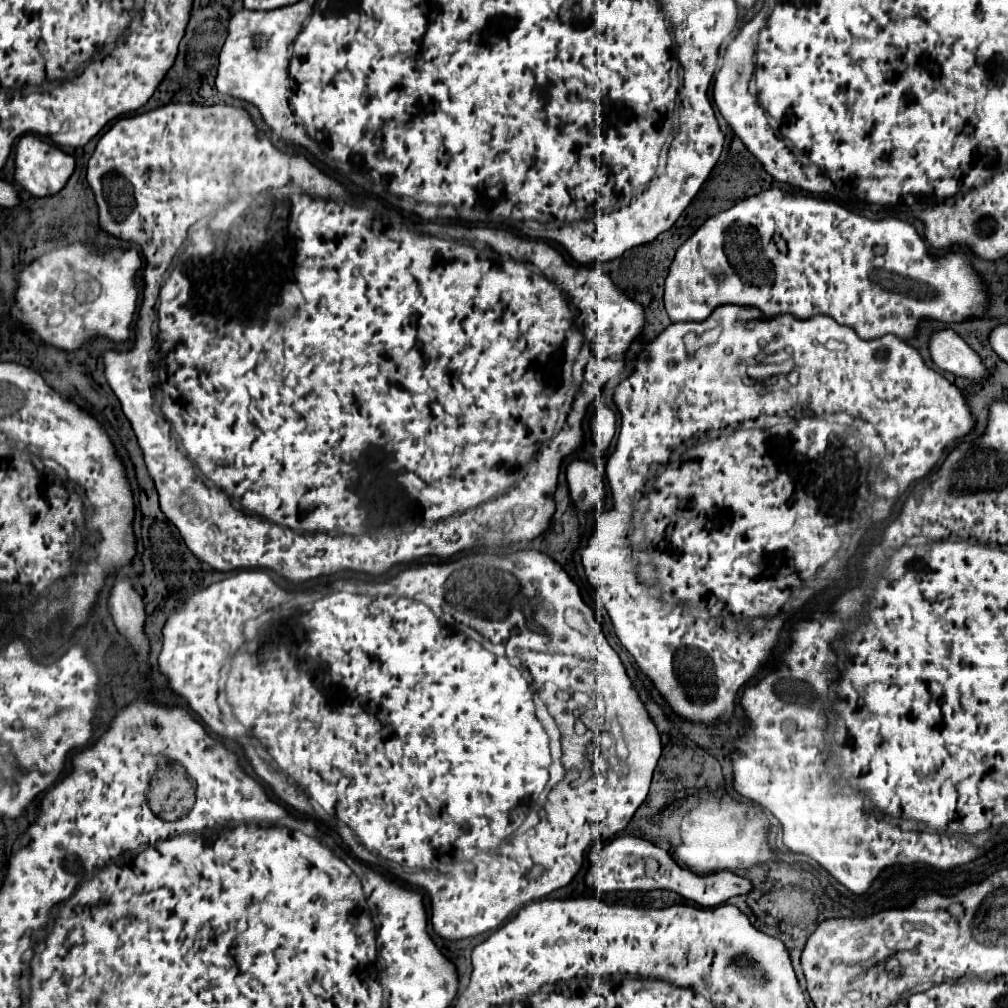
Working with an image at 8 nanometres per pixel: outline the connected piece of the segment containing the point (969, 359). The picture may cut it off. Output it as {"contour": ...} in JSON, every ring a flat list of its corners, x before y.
{"contour":[[940,329,930,335,928,343,932,361,938,369,950,371,958,377,966,377,970,381,980,381,988,377,980,357,966,345,966,341,952,329]]}

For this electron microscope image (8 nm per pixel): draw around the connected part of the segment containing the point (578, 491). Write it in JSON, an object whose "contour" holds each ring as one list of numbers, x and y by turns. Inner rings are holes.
{"contour":[[586,459,570,461,566,469,566,479,570,487,570,497,580,511,588,511,590,507,602,505,604,501,602,475,594,463]]}

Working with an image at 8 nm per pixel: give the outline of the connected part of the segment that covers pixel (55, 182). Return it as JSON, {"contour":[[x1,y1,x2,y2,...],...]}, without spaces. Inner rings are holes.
{"contour":[[36,135,20,137,20,141,14,147,14,181,20,183,34,197,44,197,44,195,58,193,66,185,72,171,74,171,74,157,64,153,56,145,50,145,50,143,42,141]]}

